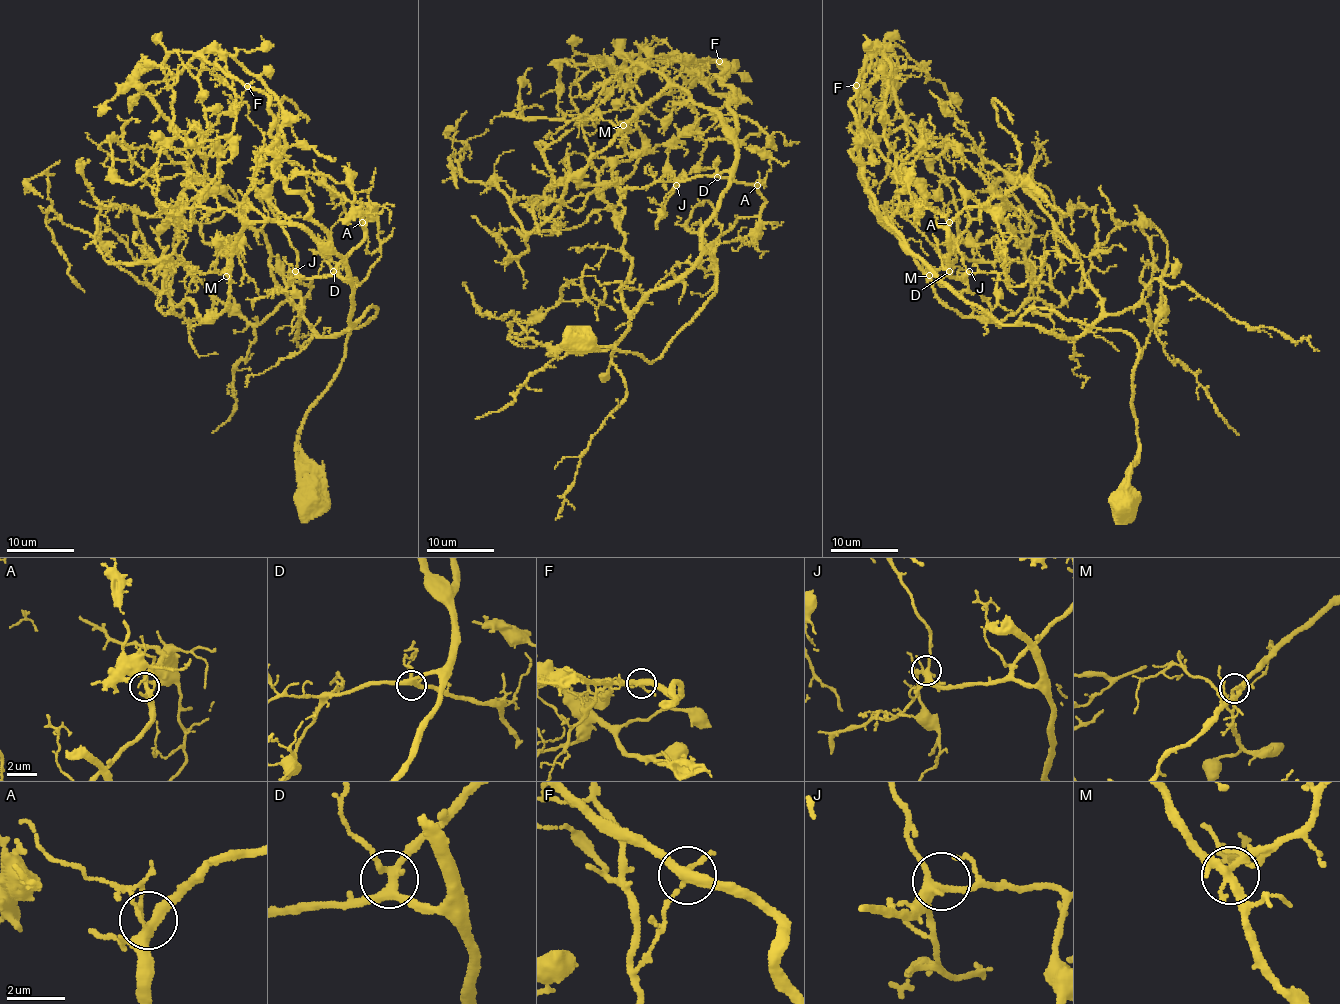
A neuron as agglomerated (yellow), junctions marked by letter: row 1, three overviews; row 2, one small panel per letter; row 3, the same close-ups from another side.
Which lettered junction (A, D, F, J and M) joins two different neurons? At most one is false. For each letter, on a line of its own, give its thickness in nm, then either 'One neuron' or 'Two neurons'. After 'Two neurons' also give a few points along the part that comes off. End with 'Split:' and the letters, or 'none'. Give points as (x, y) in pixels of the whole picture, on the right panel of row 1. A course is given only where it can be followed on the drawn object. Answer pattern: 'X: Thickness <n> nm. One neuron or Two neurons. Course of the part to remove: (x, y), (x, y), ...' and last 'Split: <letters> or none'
A: Thickness 300 nm. One neuron
D: Thickness 320 nm. One neuron
F: Thickness 320 nm. One neuron
J: Thickness 300 nm. One neuron
M: Thickness 280 nm. One neuron
Split: none

